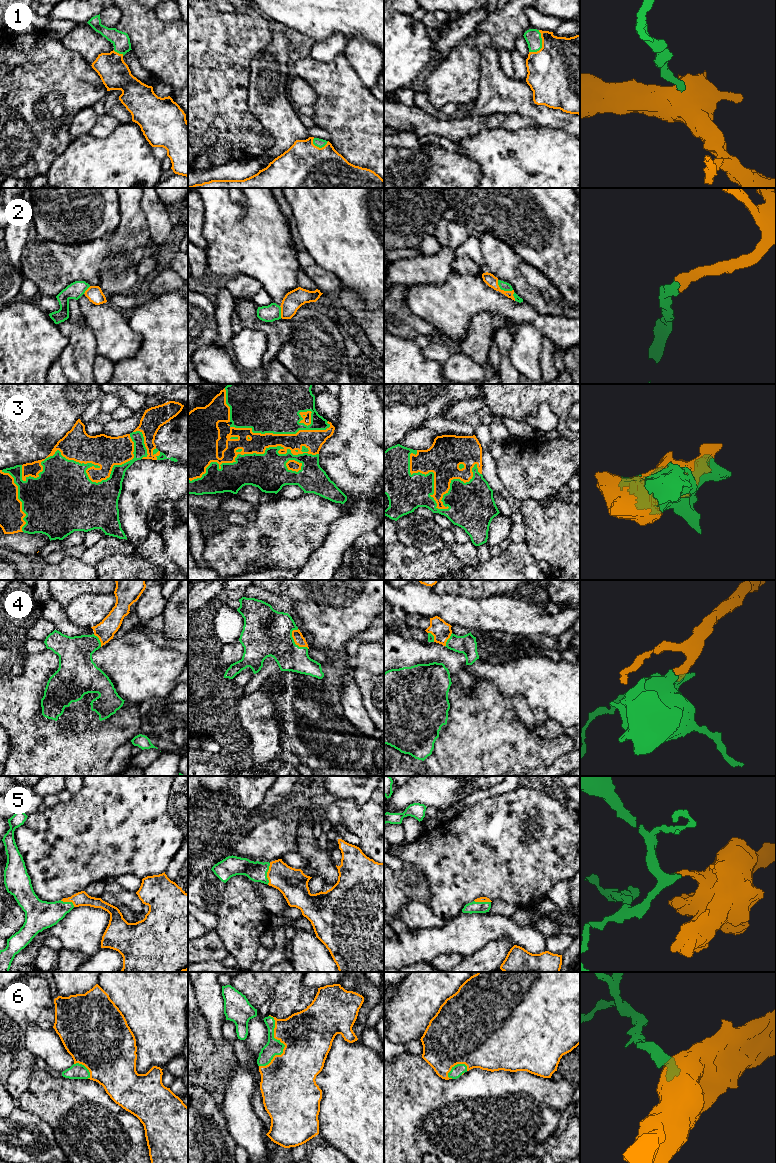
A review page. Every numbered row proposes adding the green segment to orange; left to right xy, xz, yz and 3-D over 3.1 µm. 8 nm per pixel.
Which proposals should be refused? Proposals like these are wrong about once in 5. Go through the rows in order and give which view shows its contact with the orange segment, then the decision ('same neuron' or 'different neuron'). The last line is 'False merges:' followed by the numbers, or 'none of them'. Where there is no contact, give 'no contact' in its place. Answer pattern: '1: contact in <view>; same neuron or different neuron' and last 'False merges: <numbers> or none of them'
1: contact in yz; same neuron
2: contact in yz; same neuron
3: contact in xy; same neuron
4: contact in xz; same neuron
5: contact in xz; same neuron
6: contact in xz; same neuron
False merges: none of them

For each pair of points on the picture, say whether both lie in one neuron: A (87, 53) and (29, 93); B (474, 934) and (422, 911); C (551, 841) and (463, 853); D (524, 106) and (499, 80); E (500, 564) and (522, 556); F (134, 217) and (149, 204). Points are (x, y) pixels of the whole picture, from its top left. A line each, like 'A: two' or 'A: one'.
A: two
B: two
C: one
D: one
E: one
F: two

